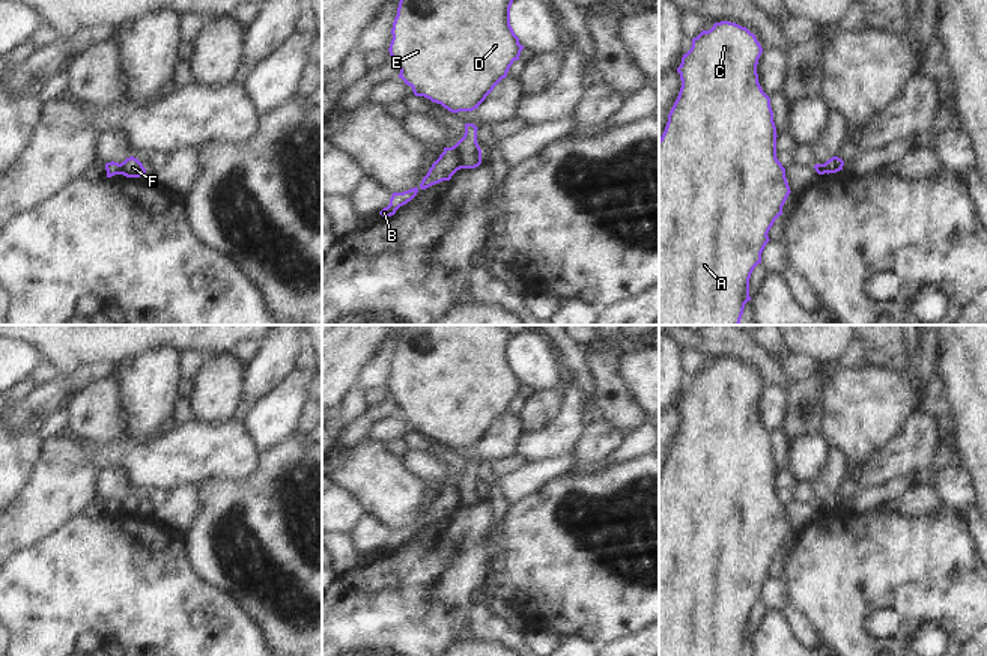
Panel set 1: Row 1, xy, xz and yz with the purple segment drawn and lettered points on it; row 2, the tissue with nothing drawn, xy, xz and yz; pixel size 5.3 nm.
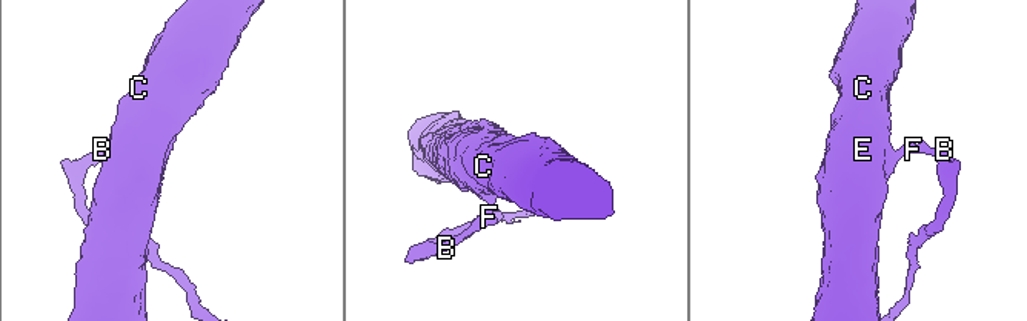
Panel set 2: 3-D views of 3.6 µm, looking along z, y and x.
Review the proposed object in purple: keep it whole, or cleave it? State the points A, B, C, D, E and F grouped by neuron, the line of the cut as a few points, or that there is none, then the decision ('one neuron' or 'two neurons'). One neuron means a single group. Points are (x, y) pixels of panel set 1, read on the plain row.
groups A C D E F / B; cut xz (453, 483), (461, 504); two neurons

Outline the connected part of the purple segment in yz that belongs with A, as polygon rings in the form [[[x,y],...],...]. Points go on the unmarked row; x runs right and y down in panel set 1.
[[[715,360],[710,367],[703,367],[692,376],[691,387],[683,391],[677,405],[682,424],[668,451],[668,459],[659,475],[659,656],[742,656],[745,641],[751,638],[749,615],[754,605],[761,600],[761,590],[770,578],[767,570],[775,557],[782,552],[782,543],[790,524],[785,506],[776,495],[776,463],[770,435],[758,420],[757,402],[763,390],[755,372],[736,360]]]

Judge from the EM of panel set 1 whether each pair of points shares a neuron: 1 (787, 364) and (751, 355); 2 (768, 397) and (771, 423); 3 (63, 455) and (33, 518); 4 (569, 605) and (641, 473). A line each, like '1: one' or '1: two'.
1: two
2: one
3: one
4: one

